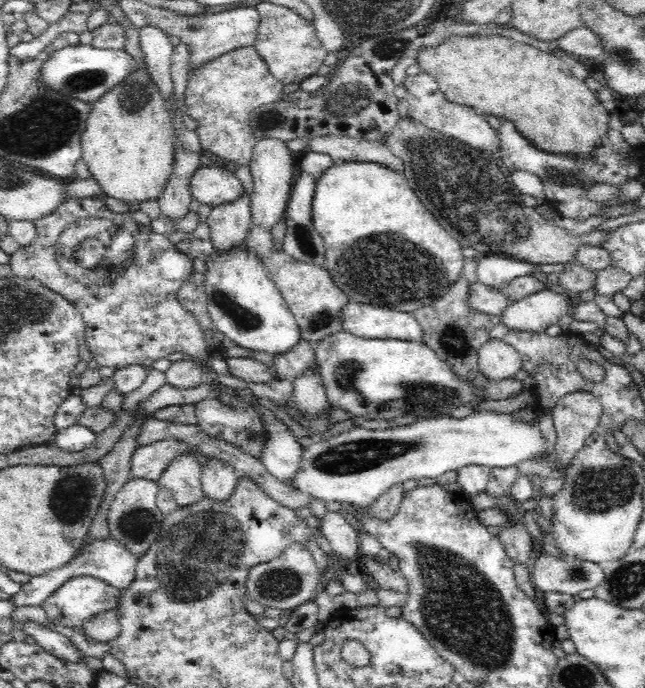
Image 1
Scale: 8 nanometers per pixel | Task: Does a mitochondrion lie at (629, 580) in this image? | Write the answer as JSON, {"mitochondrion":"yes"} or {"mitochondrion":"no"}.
{"mitochondrion":"yes"}

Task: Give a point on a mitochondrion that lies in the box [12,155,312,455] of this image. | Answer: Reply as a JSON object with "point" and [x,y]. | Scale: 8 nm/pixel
{"point":[91,256]}

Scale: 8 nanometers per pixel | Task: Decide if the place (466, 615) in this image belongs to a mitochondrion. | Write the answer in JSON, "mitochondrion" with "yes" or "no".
{"mitochondrion":"yes"}

